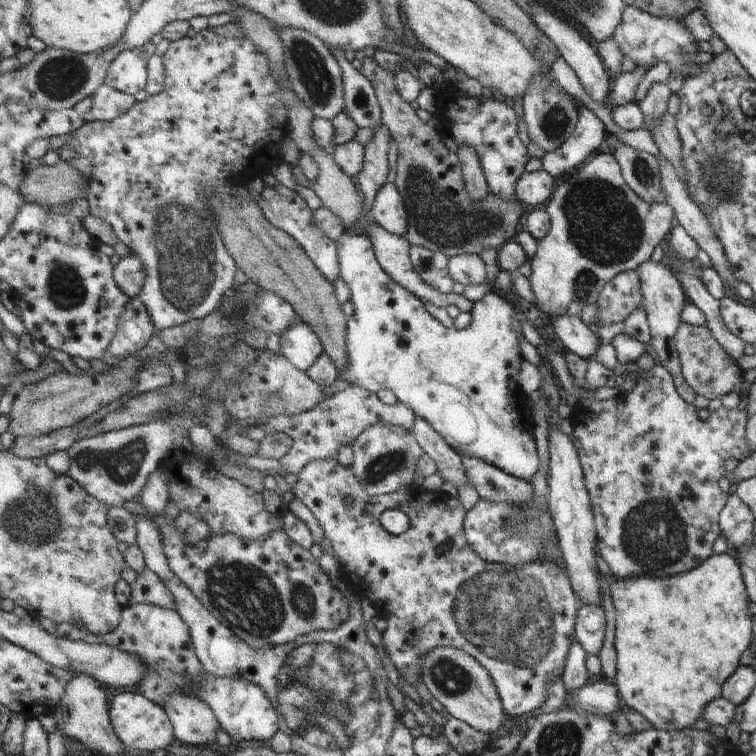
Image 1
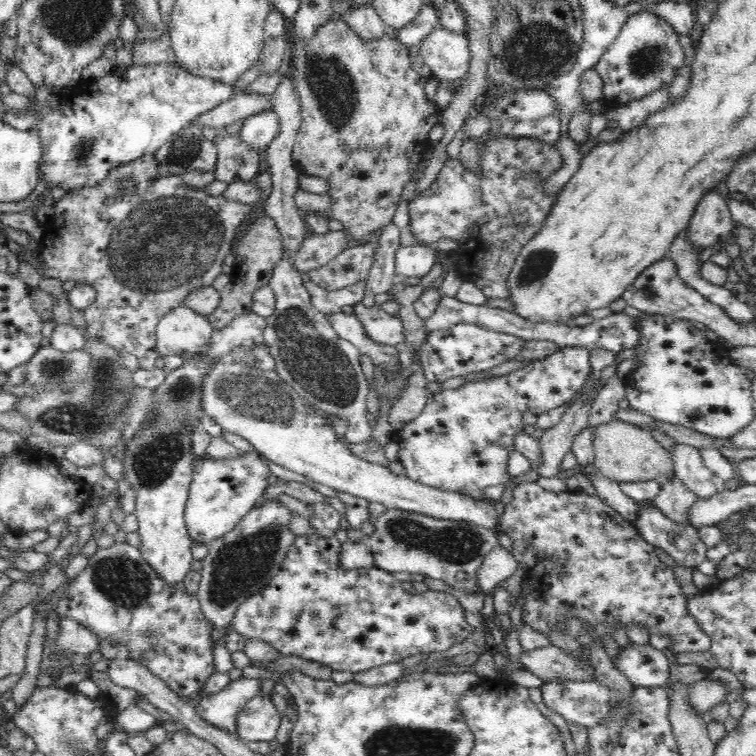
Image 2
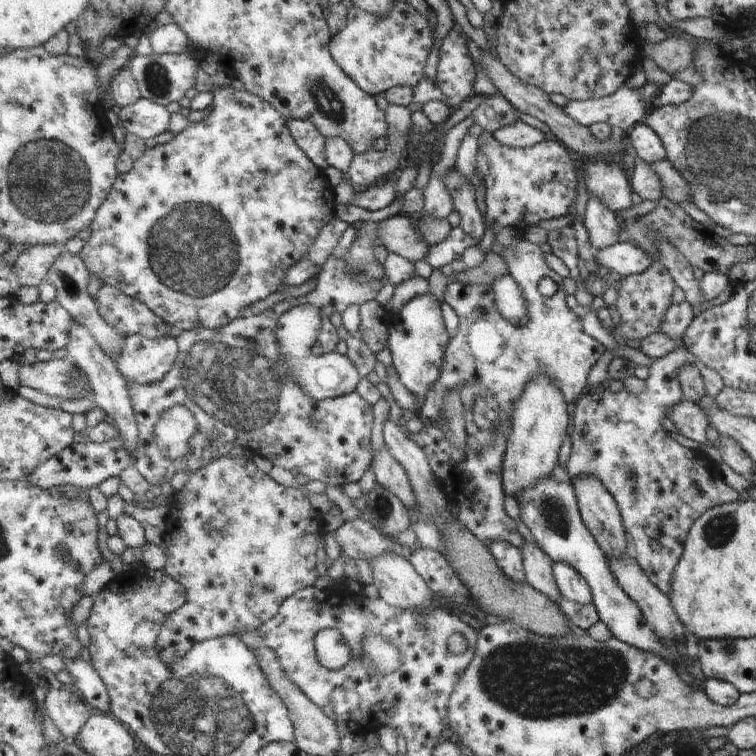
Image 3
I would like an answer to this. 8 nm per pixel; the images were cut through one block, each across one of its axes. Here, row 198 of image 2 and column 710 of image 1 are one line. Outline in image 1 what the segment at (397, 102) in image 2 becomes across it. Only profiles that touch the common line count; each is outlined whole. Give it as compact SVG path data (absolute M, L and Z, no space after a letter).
M679 323L673 342L678 352L681 374L696 395L699 394L699 396L711 400L720 398L727 392L737 392L744 397L747 385L742 378L743 371L739 370L737 364L725 354L706 326Z

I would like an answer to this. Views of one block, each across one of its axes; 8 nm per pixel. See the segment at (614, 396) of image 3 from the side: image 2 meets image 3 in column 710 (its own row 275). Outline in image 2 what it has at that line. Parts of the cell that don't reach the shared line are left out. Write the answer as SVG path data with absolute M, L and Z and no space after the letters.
M492 132L489 135L489 143L487 144L487 153L481 162L481 167L483 170L483 177L480 179L478 175L468 171L462 164L460 164L459 159L455 161L452 159L446 159L440 174L435 178L434 182L428 186L428 188L424 188L422 192L418 195L414 196L414 198L408 201L408 212L409 215L409 224L408 227L417 240L418 245L428 245L428 246L436 246L438 240L442 240L442 238L452 238L452 240L456 240L458 243L458 247L451 252L456 256L456 268L459 275L463 278L463 282L474 282L478 288L485 294L486 298L508 298L510 296L510 291L506 289L506 280L508 278L508 274L510 274L510 270L512 270L512 266L521 251L521 248L531 239L534 238L534 234L540 230L540 226L542 226L542 222L546 220L547 214L550 214L550 208L552 204L554 204L554 200L556 200L555 195L548 195L544 193L544 189L542 189L542 185L544 180L542 179L534 179L534 170L535 172L540 172L539 176L541 178L548 178L552 172L556 172L559 168L564 166L564 159L562 158L561 152L556 148L555 144L545 143L544 141L536 141L534 138L530 137L520 137L520 138L512 138L505 137L502 139L496 140L493 136Z

